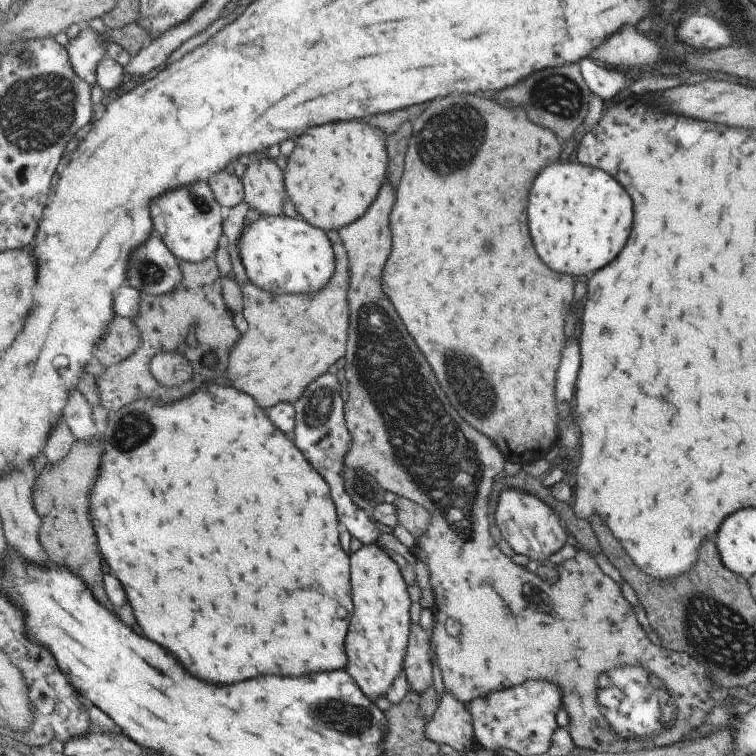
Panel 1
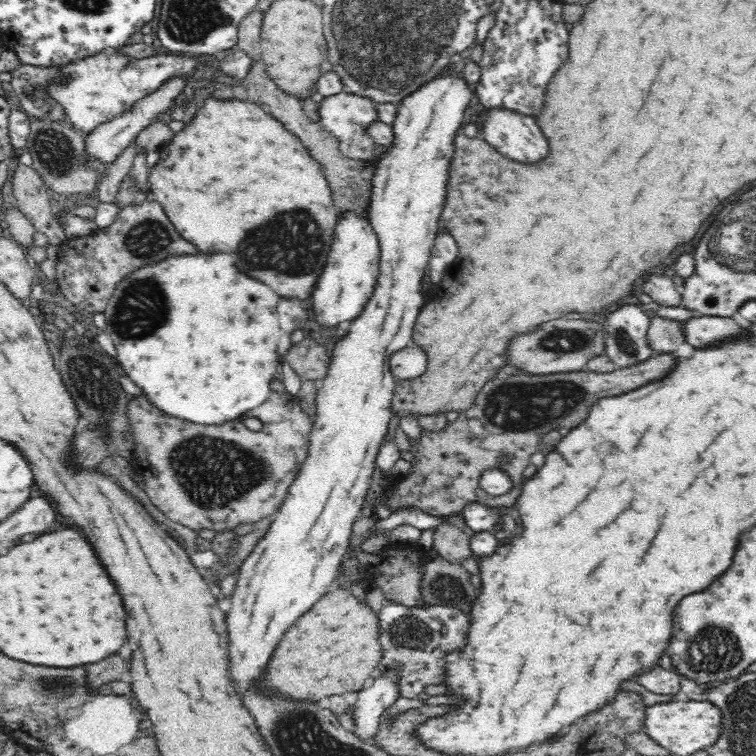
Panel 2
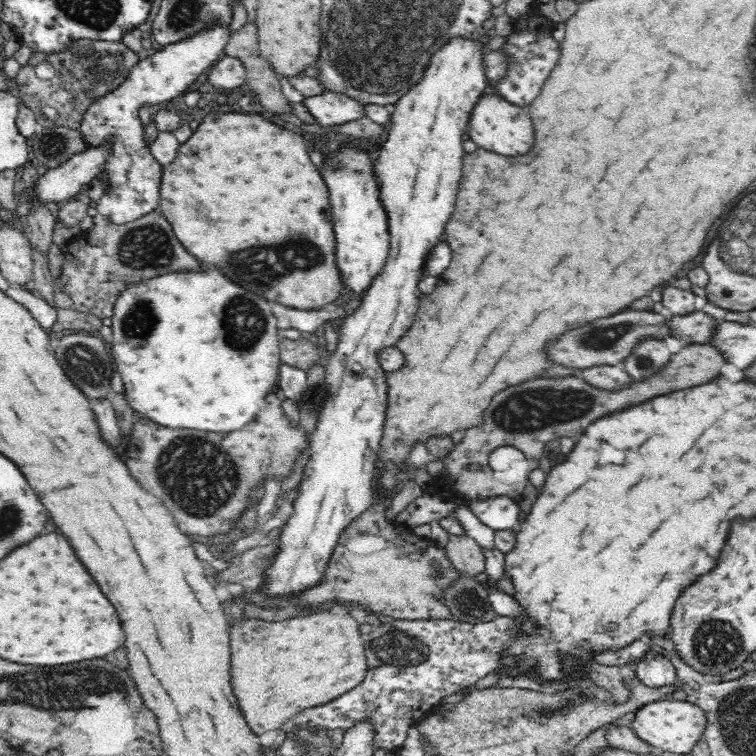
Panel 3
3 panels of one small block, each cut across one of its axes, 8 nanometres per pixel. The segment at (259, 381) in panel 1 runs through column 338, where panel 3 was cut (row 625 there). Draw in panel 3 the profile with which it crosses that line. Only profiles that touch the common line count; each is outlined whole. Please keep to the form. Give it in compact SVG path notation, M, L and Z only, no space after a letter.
M344 608L321 609L307 616L278 622L244 618L229 625L232 684L244 716L256 734L289 724L300 711L316 707L350 692L362 684L368 672L366 645L360 622Z

